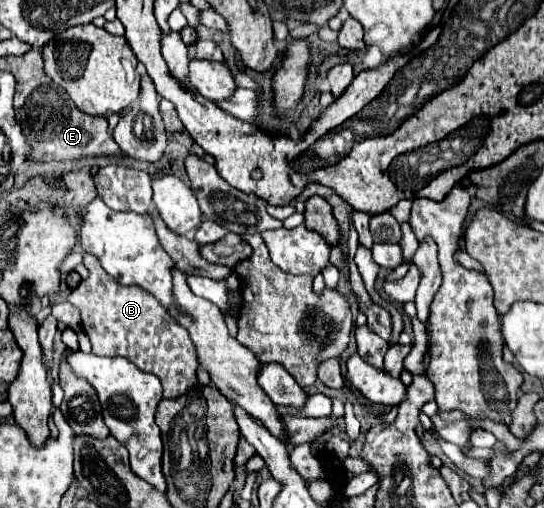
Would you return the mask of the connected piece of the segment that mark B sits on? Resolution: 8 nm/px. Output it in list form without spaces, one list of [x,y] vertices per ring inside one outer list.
[[[84,254],[84,266],[90,270],[90,276],[72,290],[68,300],[82,312],[82,328],[92,342],[92,352],[98,356],[124,356],[142,372],[158,376],[164,398],[178,398],[196,386],[196,370],[200,364],[188,330],[184,330],[146,290],[116,284],[92,254]]]

